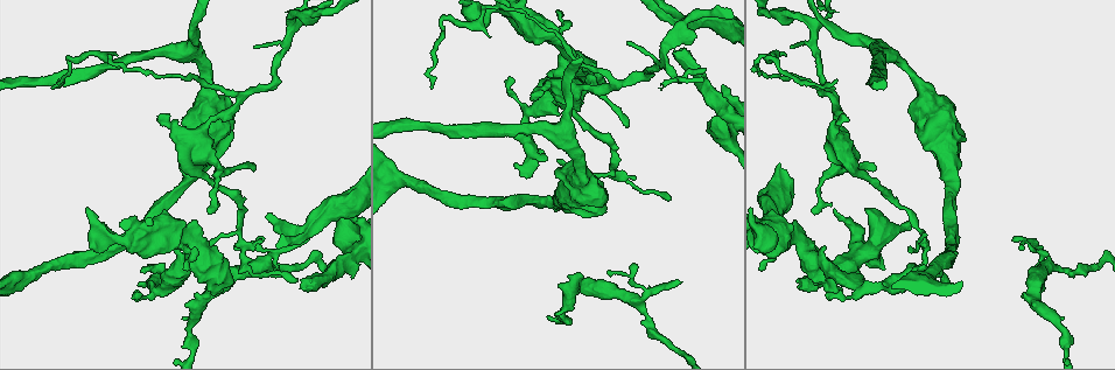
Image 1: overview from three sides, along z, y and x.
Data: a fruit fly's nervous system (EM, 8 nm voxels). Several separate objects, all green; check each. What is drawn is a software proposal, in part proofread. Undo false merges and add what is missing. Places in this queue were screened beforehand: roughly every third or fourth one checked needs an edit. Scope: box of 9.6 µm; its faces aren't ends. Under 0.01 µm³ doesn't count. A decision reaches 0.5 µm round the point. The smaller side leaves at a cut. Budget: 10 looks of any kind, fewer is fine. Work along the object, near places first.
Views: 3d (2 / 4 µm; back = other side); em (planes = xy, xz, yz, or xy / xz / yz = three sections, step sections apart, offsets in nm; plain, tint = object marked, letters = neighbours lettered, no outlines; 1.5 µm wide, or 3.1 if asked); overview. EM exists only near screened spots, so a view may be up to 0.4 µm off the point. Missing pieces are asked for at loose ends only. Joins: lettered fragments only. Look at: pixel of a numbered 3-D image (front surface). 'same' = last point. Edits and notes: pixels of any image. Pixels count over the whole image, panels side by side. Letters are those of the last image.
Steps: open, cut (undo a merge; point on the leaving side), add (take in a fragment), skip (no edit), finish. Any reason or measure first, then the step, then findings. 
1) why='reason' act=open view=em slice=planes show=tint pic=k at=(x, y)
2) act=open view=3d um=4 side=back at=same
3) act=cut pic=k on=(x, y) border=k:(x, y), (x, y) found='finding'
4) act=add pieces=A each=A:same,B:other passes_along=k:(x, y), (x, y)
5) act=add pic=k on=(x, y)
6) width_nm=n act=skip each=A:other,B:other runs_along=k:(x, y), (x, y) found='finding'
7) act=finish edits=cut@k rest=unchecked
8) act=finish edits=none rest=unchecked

why='tapers out' act=open view=3d um=2 pic=1 at=(1029, 238)

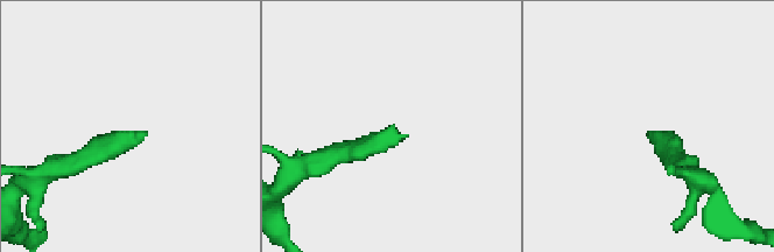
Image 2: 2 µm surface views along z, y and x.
act=open view=em slice=planes show=letters pic=2 at=(144, 134)

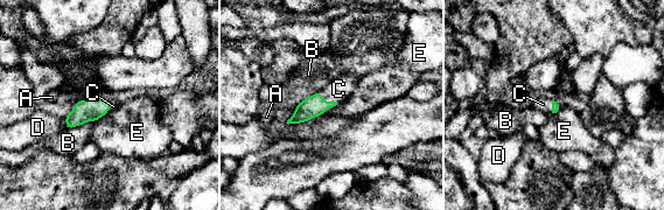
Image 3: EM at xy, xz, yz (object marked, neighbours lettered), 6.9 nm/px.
act=add pieces=C each=A:other,B:other,C:same,D:other,E:other passes_along=3:(314, 105), (327, 102), (339, 89) found='it goes on there'

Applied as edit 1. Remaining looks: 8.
why='redraw' act=open view=overview

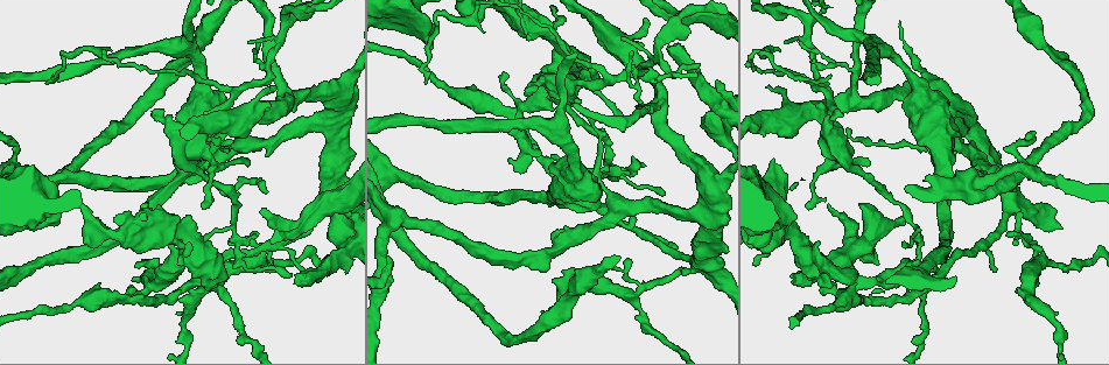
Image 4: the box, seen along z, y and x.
why='branch stops here' act=open view=em slice=yz step=4 show=tint pic=4 at=(822, 289)

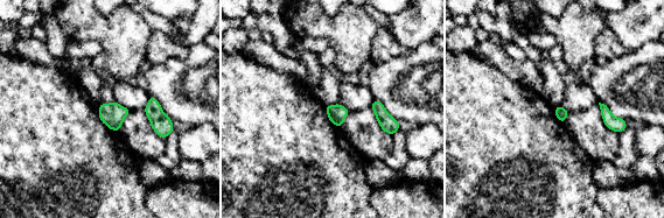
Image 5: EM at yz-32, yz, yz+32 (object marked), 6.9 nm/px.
act=open view=em slice=planes show=letters at=same

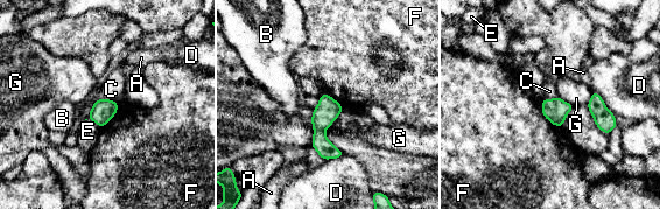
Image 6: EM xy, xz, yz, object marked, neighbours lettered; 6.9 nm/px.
width_nm=160 act=skip each=A:other,B:other,C:other,D:other,E:other,F:other,G:other border=6:(540, 102), (542, 115), (561, 127) found='no lettered fragment goes on from it'

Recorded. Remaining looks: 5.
why='branch stops here' act=open view=em slice=planes show=letters pic=4 at=(797, 283)

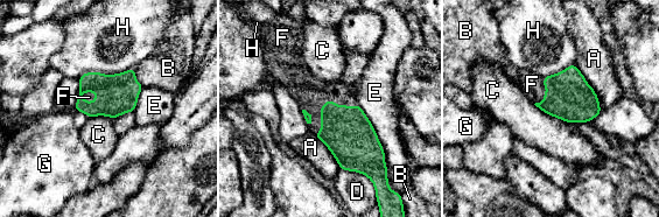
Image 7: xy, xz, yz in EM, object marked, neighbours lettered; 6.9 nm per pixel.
act=add pieces=F each=A:other,B:other,C:other,D:other,E:other,F:same,G:other,H:other passes_along=7:(346, 132), (324, 104), (310, 93) found='it goes on there'

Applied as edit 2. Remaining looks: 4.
why='sudden change in width' act=open view=em slice=planes show=letters pic=4 at=(346, 246)

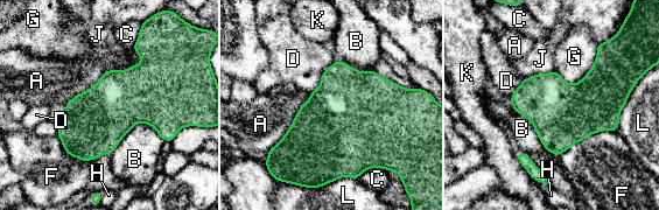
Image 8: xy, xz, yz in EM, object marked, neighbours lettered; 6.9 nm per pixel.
act=skip each=A:other,B:other,C:other,D:other,F:other,G:other,H:other,J:other,K:other,L:other border=8:(310, 93), (287, 132), (267, 152) found='all the same neuron'

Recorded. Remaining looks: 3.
act=finish edits=add@3,add@7 rest=unchecked

